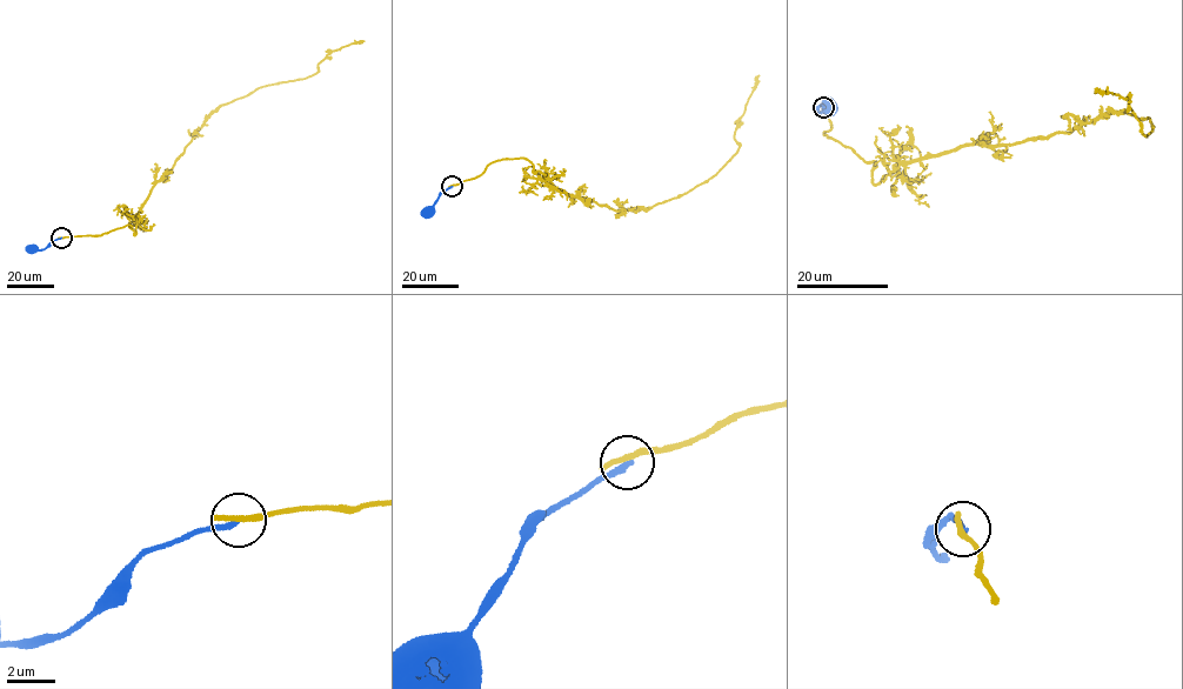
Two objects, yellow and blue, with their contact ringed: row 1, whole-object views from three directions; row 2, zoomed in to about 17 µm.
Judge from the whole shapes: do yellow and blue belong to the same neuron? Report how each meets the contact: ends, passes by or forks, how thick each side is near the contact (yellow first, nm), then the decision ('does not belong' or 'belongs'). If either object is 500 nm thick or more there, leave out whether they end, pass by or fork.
yellow ends there; blue ends there; 320 nm thick on the yellow side, 260 nm on the other; does not belong

